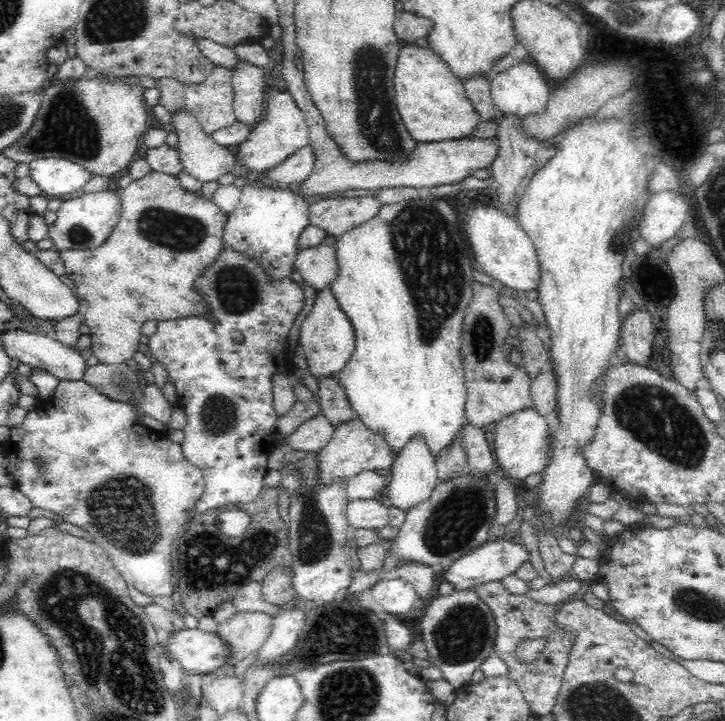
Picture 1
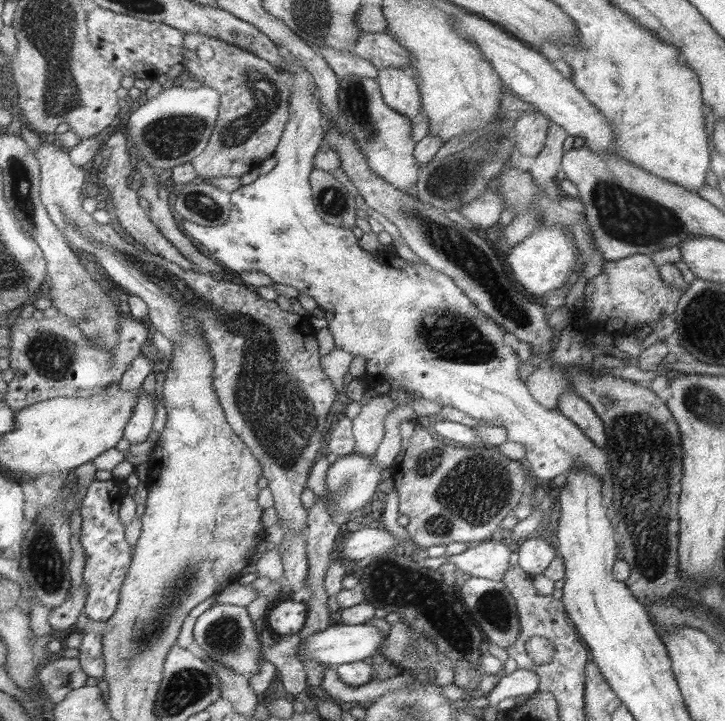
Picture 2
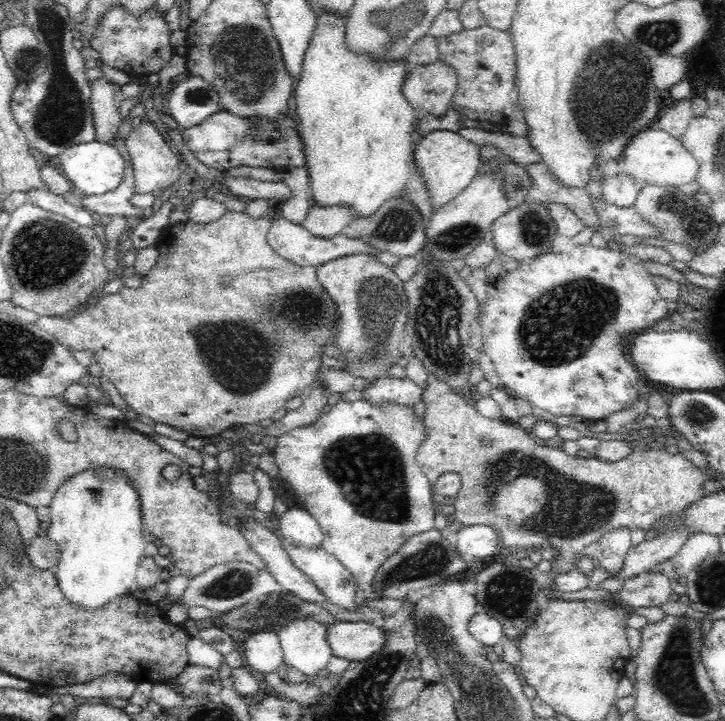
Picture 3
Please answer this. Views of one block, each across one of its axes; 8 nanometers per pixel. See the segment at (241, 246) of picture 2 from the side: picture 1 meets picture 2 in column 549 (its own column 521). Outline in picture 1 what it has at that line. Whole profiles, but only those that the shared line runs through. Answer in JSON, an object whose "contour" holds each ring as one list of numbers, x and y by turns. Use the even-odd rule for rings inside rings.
{"contour":[[524,408,520,412,514,412,500,420,494,428,494,442,492,450,496,456,498,472,508,476,518,486,522,480,530,474,540,474,544,466,548,464,548,440,550,440,550,428,546,418,536,412,534,408]]}

